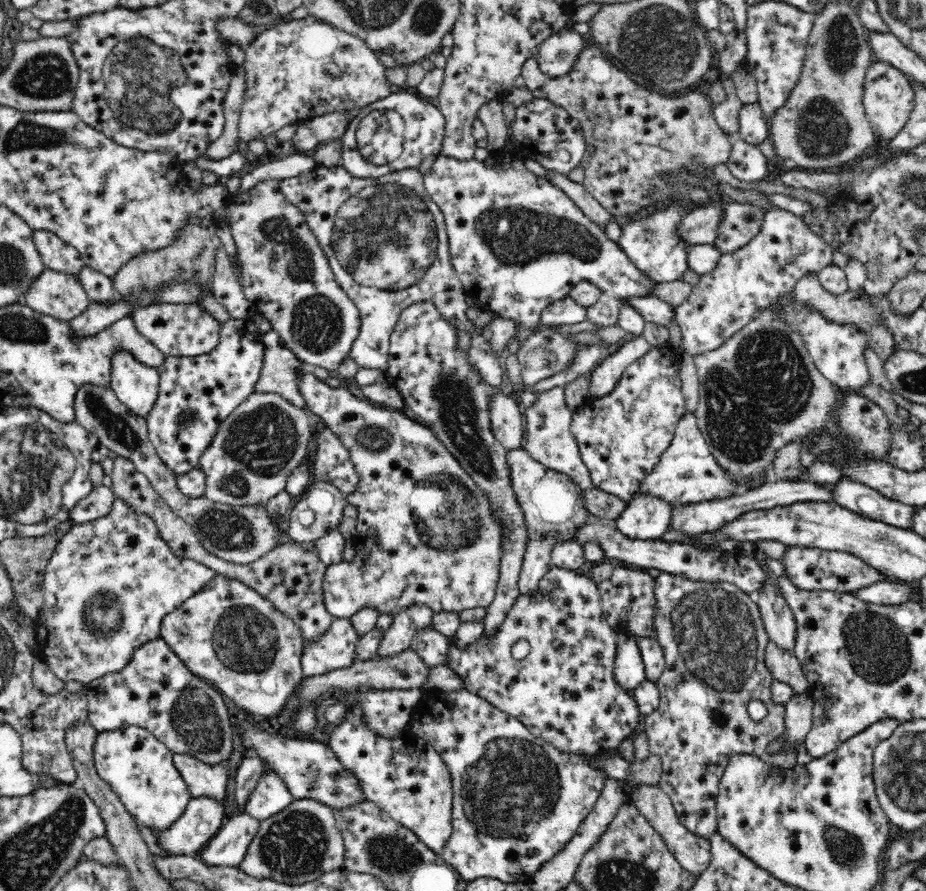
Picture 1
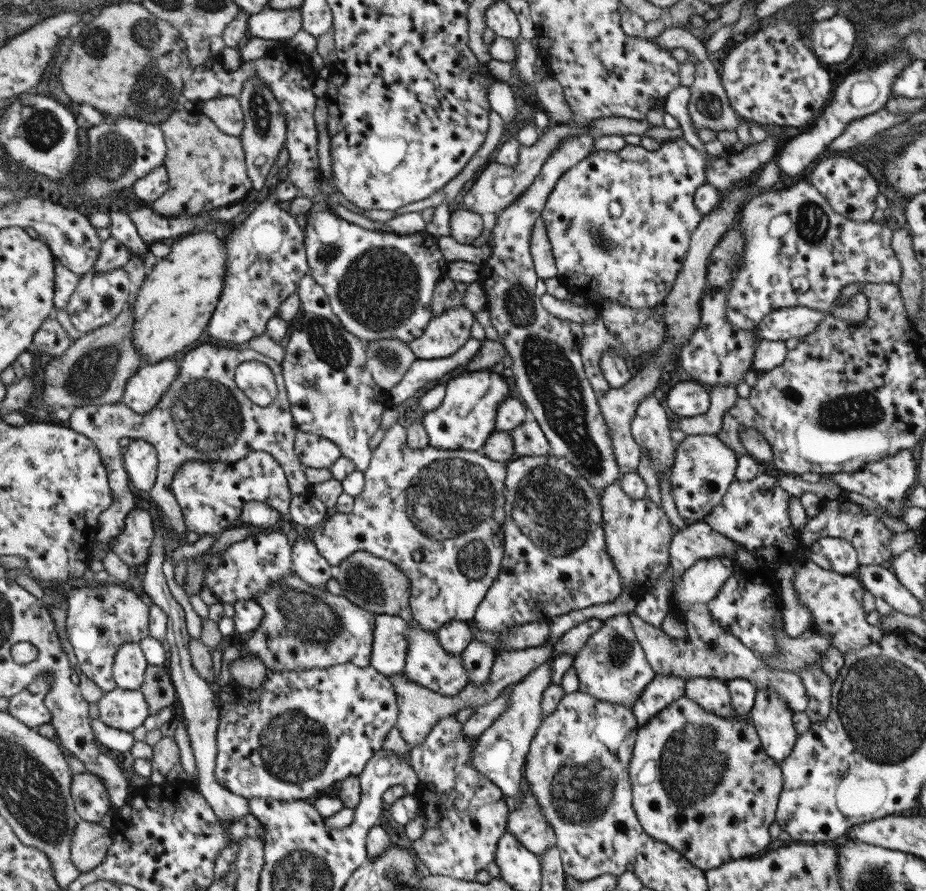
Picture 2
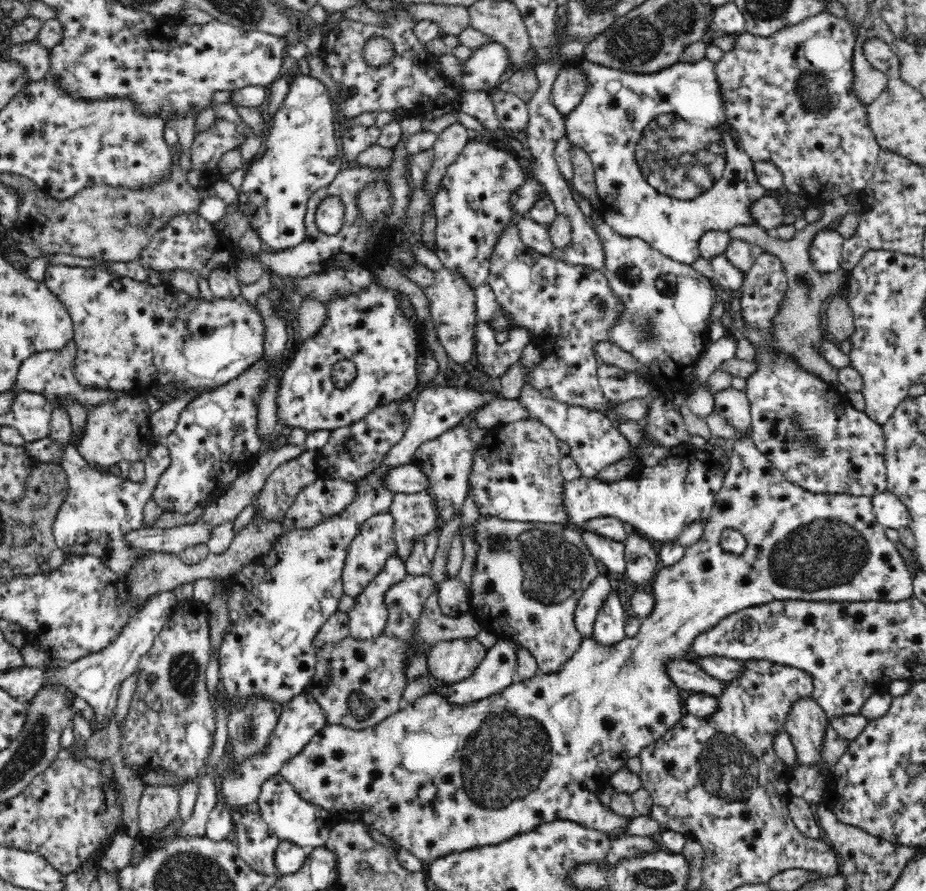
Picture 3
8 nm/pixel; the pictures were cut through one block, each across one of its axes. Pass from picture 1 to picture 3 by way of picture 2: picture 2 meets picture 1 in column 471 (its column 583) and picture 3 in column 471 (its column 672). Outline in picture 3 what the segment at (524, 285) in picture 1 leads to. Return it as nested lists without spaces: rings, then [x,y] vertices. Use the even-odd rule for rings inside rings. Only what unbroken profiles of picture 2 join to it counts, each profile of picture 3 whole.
[[[470,140],[456,162],[447,168],[441,180],[439,191],[435,194],[432,204],[436,219],[434,251],[440,257],[444,267],[463,274],[474,290],[488,280],[492,250],[498,240],[498,234],[510,222],[518,220],[508,205],[508,198],[525,183],[528,177],[529,175],[524,173],[521,164],[511,152],[493,148],[481,141]]]

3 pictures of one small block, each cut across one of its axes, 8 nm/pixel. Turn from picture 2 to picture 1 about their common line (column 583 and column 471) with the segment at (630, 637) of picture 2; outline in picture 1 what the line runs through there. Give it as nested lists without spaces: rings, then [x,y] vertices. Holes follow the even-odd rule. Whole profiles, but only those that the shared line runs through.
[[[552,565],[532,594],[519,595],[494,634],[482,634],[467,646],[460,646],[455,636],[447,637],[445,664],[460,678],[464,690],[516,717],[532,734],[562,752],[596,755],[617,750],[622,741],[636,733],[642,714],[633,690],[622,687],[614,677],[618,631],[603,618],[600,600],[597,585],[585,572],[568,571]],[[518,639],[526,639],[530,643],[530,653],[522,661],[512,659],[510,653]]]

